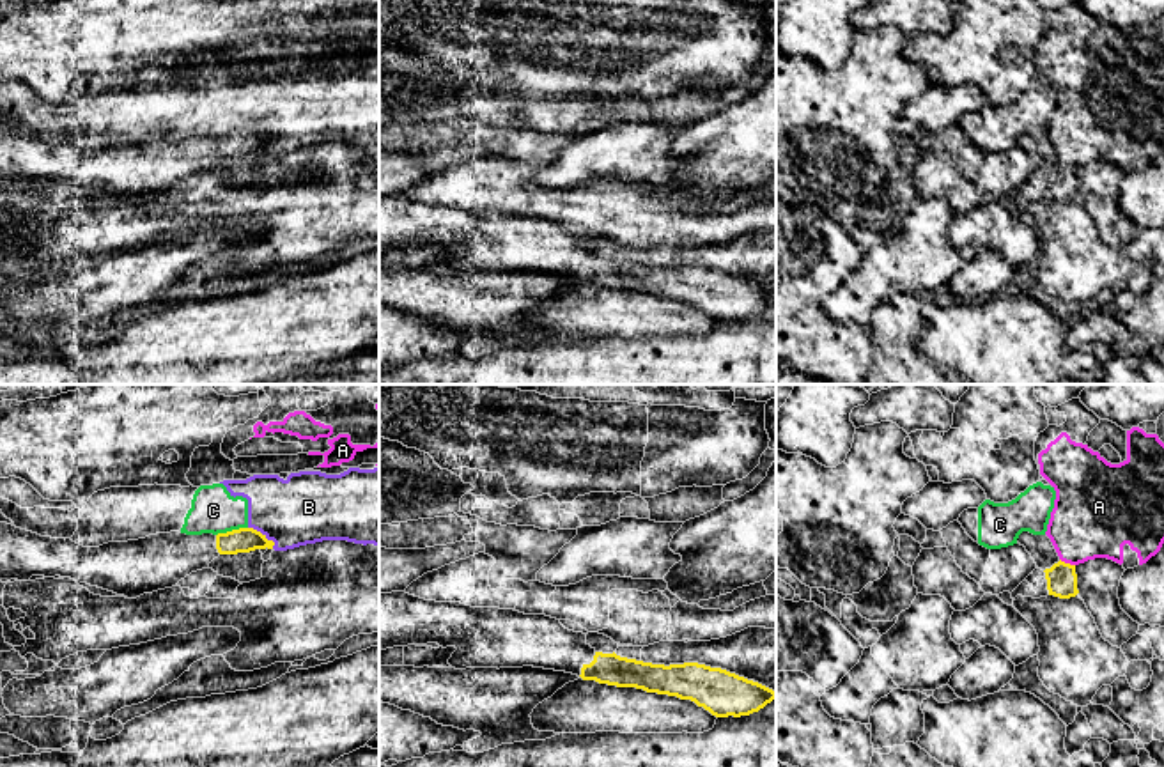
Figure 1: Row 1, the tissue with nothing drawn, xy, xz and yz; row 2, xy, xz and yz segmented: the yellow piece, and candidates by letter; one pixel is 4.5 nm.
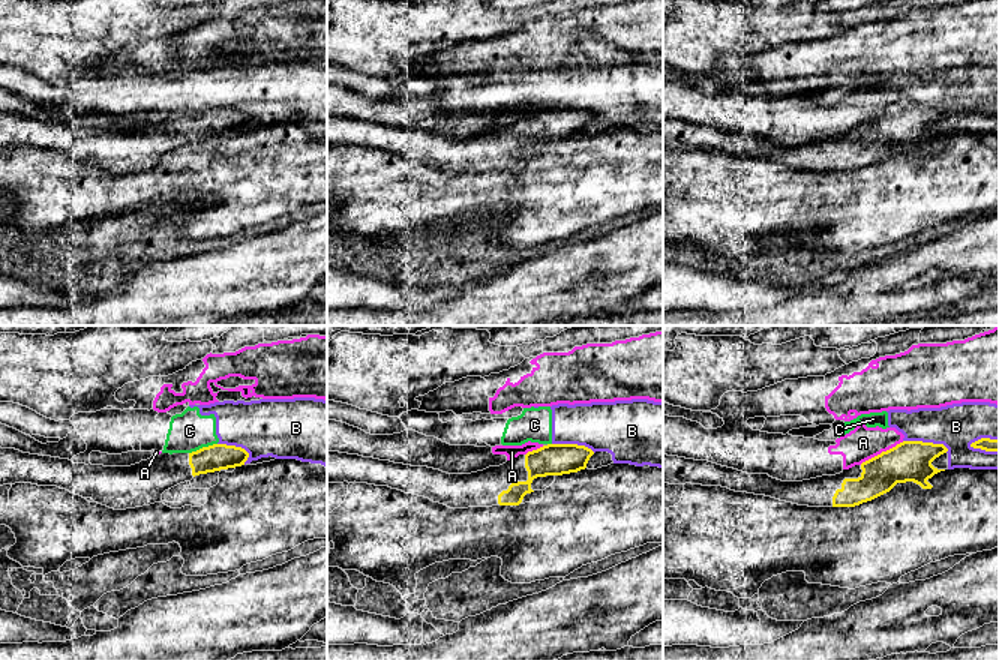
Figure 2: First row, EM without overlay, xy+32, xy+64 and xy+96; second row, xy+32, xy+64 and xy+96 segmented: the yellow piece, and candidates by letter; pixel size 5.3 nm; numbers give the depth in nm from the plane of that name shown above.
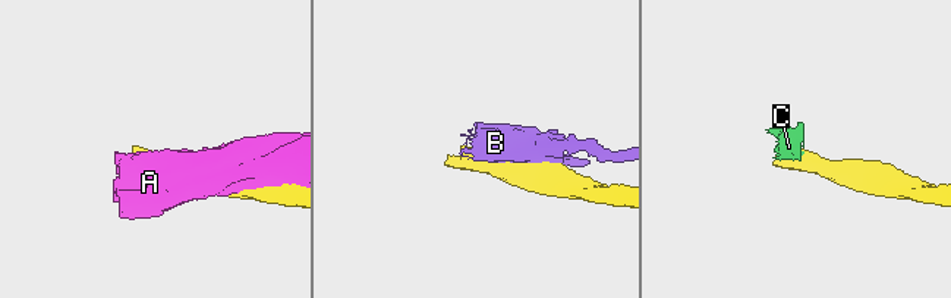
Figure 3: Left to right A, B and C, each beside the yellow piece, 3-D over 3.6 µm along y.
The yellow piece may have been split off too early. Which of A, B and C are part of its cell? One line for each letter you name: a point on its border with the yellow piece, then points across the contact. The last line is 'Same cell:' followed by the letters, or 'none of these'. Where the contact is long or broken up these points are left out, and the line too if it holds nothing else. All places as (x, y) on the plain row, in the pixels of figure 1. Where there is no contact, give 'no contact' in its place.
Same cell: none of these

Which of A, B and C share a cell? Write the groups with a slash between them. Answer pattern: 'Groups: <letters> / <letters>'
Groups: A / B C

